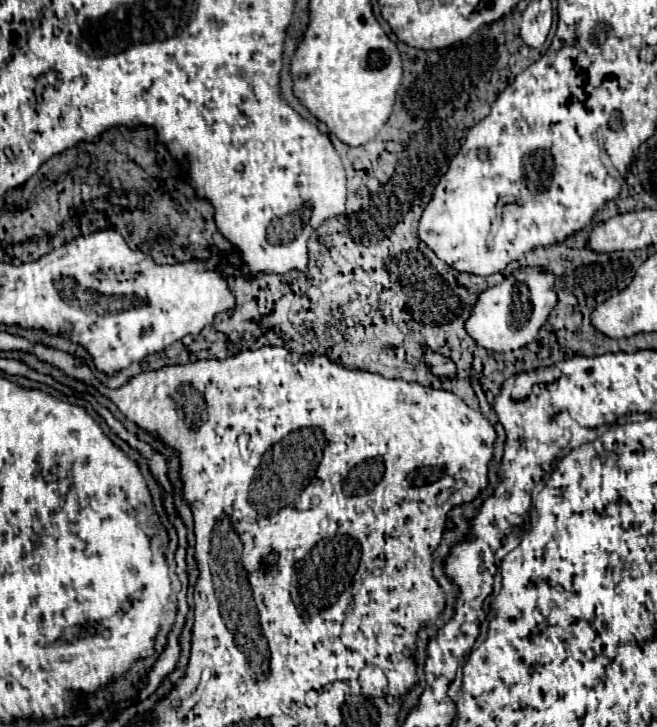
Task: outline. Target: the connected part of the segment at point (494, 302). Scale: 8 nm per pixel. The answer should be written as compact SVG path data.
M522 267L518 275L508 277L500 285L484 291L466 323L466 331L484 349L492 351L514 351L528 345L546 323L552 307L556 305L554 275L542 269Z

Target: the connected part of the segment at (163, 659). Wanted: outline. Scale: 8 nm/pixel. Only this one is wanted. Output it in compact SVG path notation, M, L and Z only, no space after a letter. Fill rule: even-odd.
M180 593L178 595L178 613L176 613L176 621L172 625L172 631L168 633L168 645L166 649L160 653L160 657L156 659L156 663L148 669L148 677L146 677L146 683L144 683L144 689L142 689L142 695L150 695L158 683L174 669L176 661L178 661L178 637L180 637L180 631L182 631L182 625L184 625L184 617L188 613L188 605L186 605L186 599L184 595Z

